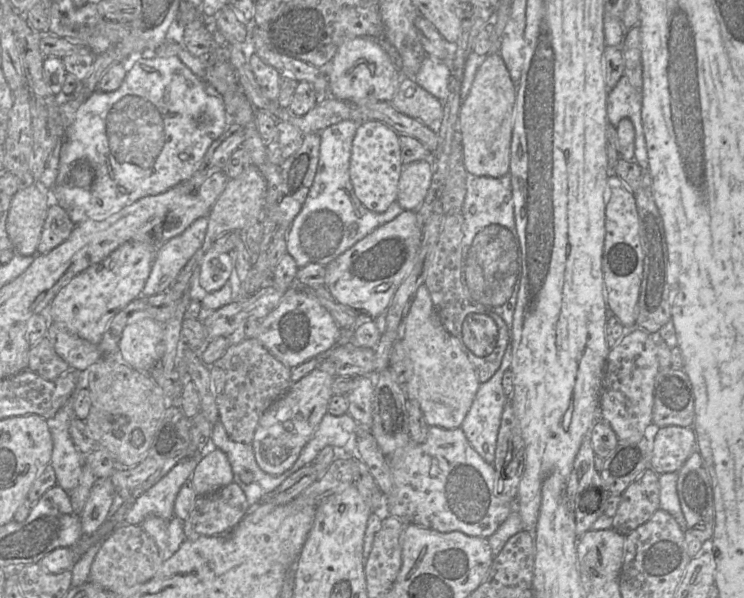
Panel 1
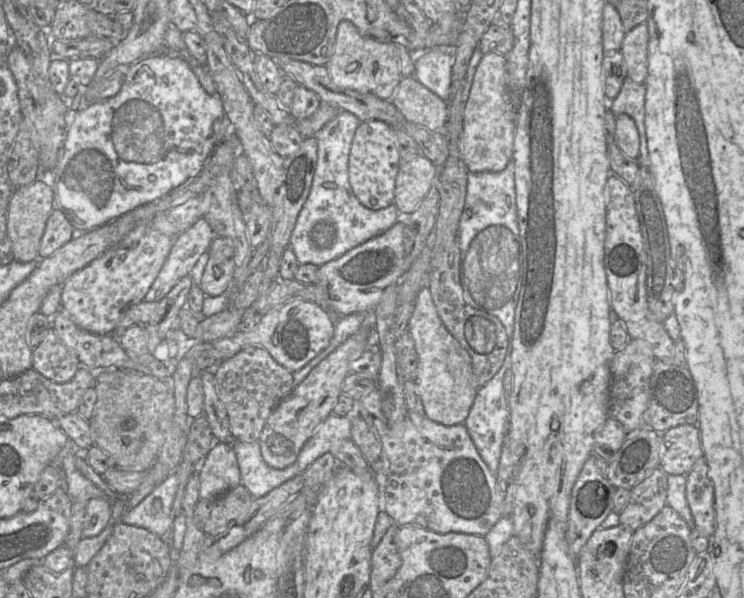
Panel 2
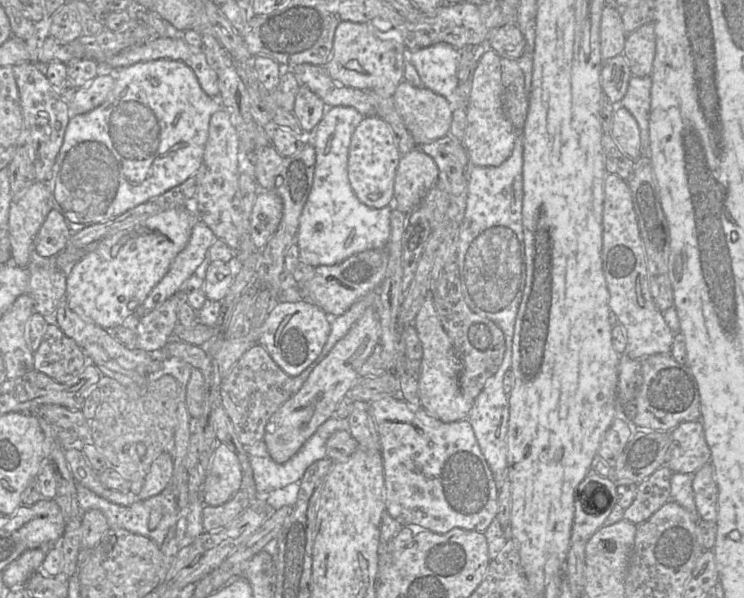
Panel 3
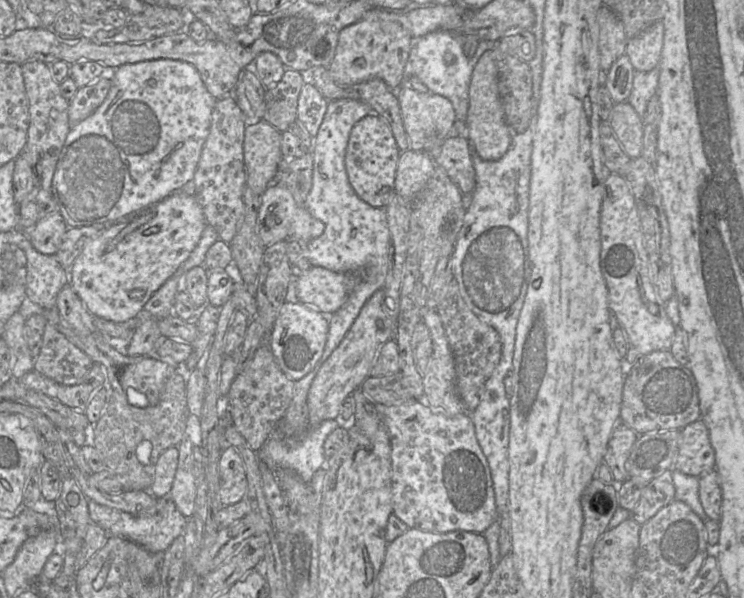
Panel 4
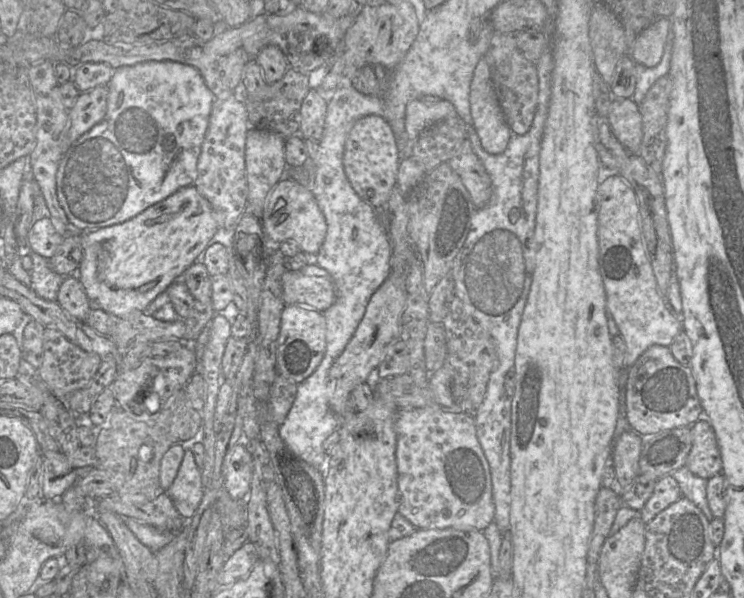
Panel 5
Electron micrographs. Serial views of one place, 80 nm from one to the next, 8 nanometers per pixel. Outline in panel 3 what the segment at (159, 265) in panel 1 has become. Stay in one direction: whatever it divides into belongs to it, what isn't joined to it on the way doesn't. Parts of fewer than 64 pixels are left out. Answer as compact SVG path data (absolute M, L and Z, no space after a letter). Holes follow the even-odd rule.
M198 219L186 246L175 256L166 274L143 302L142 307L146 312L152 311L182 288L185 281L203 262L215 239L216 236L208 225Z

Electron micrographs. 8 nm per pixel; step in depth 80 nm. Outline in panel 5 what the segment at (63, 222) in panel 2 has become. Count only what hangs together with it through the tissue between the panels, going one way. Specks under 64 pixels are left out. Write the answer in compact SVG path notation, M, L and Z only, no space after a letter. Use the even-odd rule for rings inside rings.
M47 216L31 225L27 238L32 252L51 259L61 244L63 235L55 228L51 217Z

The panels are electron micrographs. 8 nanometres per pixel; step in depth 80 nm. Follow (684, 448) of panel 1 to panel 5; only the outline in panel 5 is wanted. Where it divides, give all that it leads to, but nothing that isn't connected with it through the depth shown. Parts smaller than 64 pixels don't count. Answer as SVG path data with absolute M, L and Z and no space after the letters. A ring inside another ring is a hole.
M705 417L691 425L692 447L685 467L708 479L722 472L722 460L714 429Z

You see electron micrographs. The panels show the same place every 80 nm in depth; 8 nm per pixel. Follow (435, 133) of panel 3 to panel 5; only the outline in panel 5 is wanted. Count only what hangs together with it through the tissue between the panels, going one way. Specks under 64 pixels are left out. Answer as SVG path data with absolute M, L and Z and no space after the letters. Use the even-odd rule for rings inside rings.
M421 99L411 100L406 106L406 139L414 142L424 129L438 121L455 116L457 116L455 108L445 99L440 99L435 104L427 104Z

